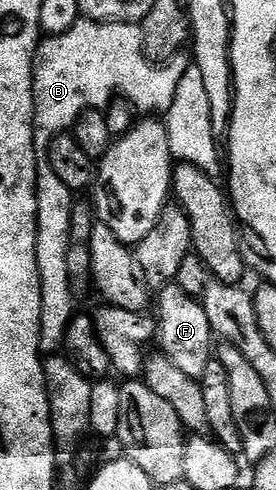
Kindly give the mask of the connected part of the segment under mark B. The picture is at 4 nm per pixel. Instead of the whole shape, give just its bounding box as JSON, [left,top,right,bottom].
[34,18,188,354]

